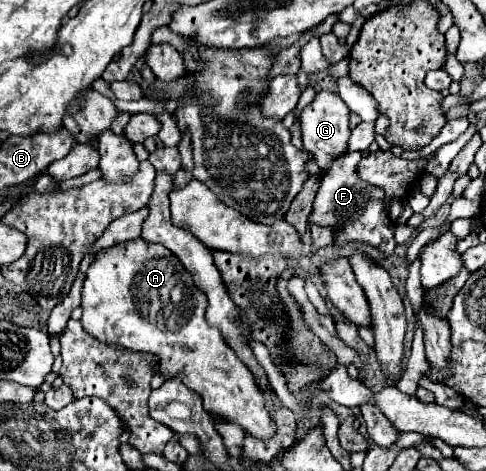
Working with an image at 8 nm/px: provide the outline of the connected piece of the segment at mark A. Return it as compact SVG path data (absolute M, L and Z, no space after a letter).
M137 237L133 241L117 243L109 249L99 251L95 261L91 263L85 283L83 283L81 309L83 309L81 323L95 339L99 339L103 343L121 345L131 351L153 353L159 359L159 373L163 373L165 377L183 373L183 383L201 395L203 407L211 415L225 417L225 419L241 425L247 433L251 433L253 437L259 437L259 439L269 439L277 431L277 427L269 419L261 391L255 385L251 371L229 349L229 345L223 341L221 333L207 325L205 295L193 285L189 271L181 265L181 261L173 253L169 253L167 247L153 245L153 243L147 243L141 237Z

